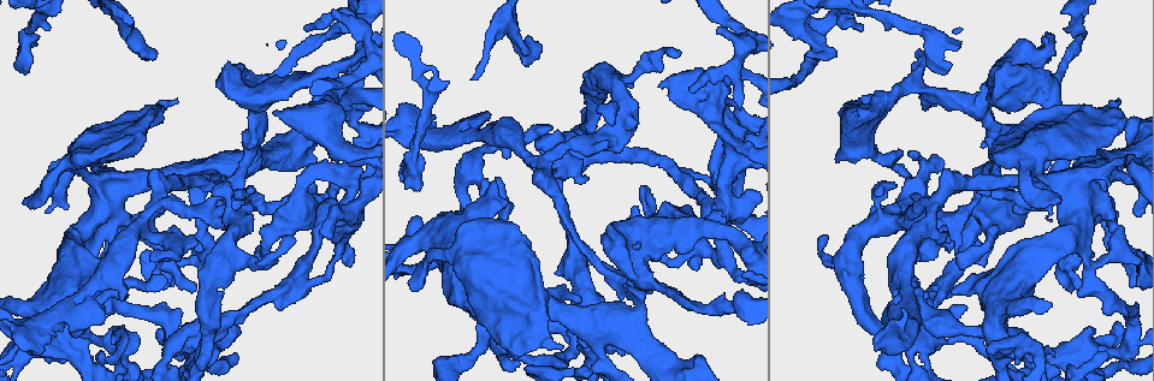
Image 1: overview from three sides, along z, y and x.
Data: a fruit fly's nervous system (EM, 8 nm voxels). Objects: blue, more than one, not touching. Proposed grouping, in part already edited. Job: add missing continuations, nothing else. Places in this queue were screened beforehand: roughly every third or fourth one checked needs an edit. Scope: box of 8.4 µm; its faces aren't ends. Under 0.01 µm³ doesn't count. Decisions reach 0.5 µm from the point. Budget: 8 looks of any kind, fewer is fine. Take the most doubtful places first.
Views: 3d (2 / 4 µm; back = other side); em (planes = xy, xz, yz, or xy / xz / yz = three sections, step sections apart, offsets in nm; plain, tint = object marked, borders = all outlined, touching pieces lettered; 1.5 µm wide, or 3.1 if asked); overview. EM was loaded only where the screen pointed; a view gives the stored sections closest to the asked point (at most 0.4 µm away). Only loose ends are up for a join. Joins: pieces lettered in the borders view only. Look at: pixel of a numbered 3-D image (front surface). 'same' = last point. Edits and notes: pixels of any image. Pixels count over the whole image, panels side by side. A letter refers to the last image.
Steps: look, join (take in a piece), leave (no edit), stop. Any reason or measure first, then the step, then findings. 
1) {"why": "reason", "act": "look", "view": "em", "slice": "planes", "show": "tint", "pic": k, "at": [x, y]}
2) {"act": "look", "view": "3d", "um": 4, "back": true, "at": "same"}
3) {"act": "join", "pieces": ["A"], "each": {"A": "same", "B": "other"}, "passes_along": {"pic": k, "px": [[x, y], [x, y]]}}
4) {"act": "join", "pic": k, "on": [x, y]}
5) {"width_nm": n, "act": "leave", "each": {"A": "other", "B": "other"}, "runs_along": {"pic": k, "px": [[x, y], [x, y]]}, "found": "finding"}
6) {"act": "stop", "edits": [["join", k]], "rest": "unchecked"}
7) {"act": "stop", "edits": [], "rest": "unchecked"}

{"why": "branch stops here", "act": "look", "view": "3d", "um": 4, "pic": 1, "at": [157, 56]}

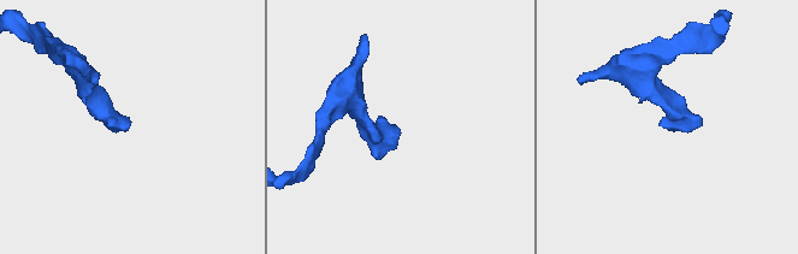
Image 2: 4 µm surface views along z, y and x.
{"act": "look", "view": "em", "slice": "xy", "step": 4, "show": "plain", "pic": 2, "at": [671, 128]}

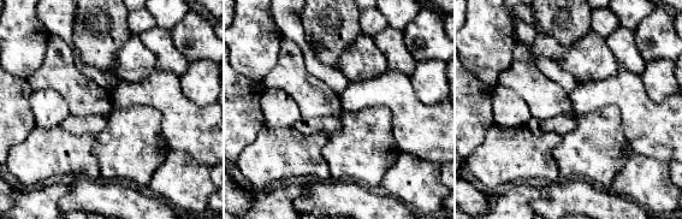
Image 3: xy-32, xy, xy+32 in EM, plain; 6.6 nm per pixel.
{"why": "what lies round it", "act": "look", "view": "em", "slice": "xy", "step": 4, "show": "borders", "at": "same"}

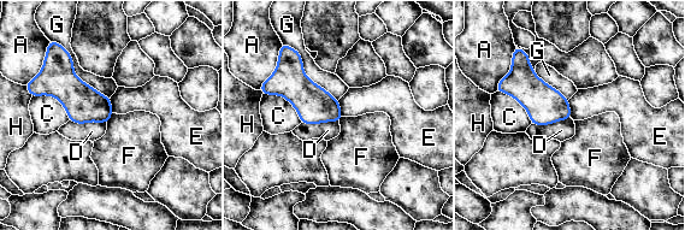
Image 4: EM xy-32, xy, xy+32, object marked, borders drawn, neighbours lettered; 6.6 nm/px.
{"act": "leave", "each": {"A": "other", "C": "other", "D": "other", "E": "other", "F": "other", "G": "other", "H": "other"}, "border": {"pic": 4, "px": [[69, 119], [76, 123], [106, 123]]}, "found": "no lettered piece goes on from it"}

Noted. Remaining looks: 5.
{"why": "free end", "act": "look", "view": "em", "slice": "yz", "step": 8, "show": "tint", "pic": 1, "at": [305, 30]}

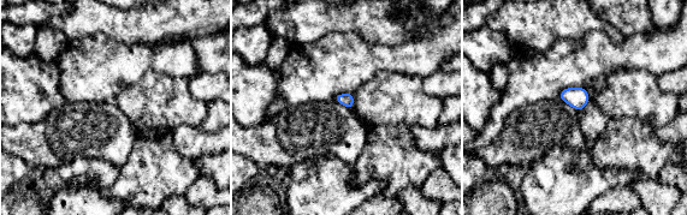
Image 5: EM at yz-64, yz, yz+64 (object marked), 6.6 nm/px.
{"act": "look", "view": "em", "slice": "planes", "show": "tint", "at": "same"}

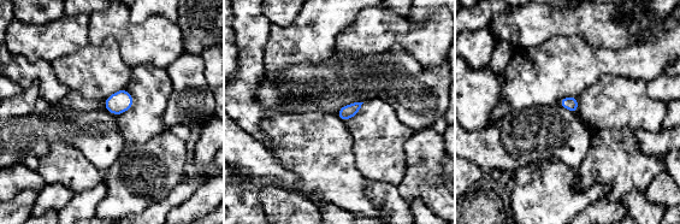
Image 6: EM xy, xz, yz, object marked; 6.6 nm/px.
{"act": "look", "view": "em", "slice": "planes", "show": "borders", "at": "same"}

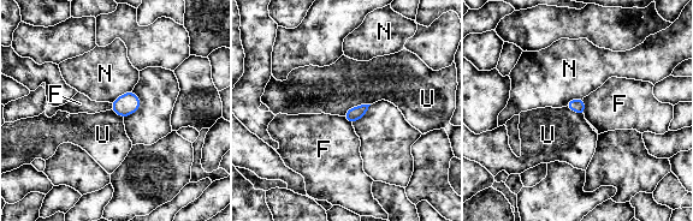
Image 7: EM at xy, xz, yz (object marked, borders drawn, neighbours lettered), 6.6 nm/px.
{"act": "leave", "each": {"F": "other", "N": "other", "U": "other"}, "border": {"pic": 7, "px": [[369, 103], [353, 106], [343, 115]]}, "found": "no lettered piece goes on from it"}

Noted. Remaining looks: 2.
{"why": "branch stops here", "act": "look", "view": "em", "slice": "yz", "step": 8, "show": "borders", "pic": 1, "at": [113, 343]}

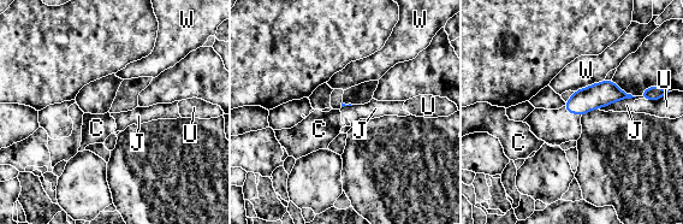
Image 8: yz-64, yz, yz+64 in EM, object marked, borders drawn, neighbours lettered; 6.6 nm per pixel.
{"act": "leave", "each": {"C": "other", "J": "other", "U": "other", "W": "other"}, "found": "no lettered piece goes on from it"}

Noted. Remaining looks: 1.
{"act": "stop", "edits": [], "rest": "unchecked"}

